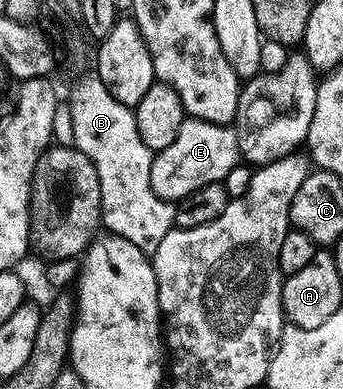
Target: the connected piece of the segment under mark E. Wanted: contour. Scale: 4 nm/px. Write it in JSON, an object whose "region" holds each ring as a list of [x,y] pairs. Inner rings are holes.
{"region":[[[184,117],[177,140],[158,151],[151,160],[151,183],[159,198],[178,200],[197,192],[205,184],[223,182],[230,170],[240,165],[237,136],[231,126],[218,126],[200,118]]]}

